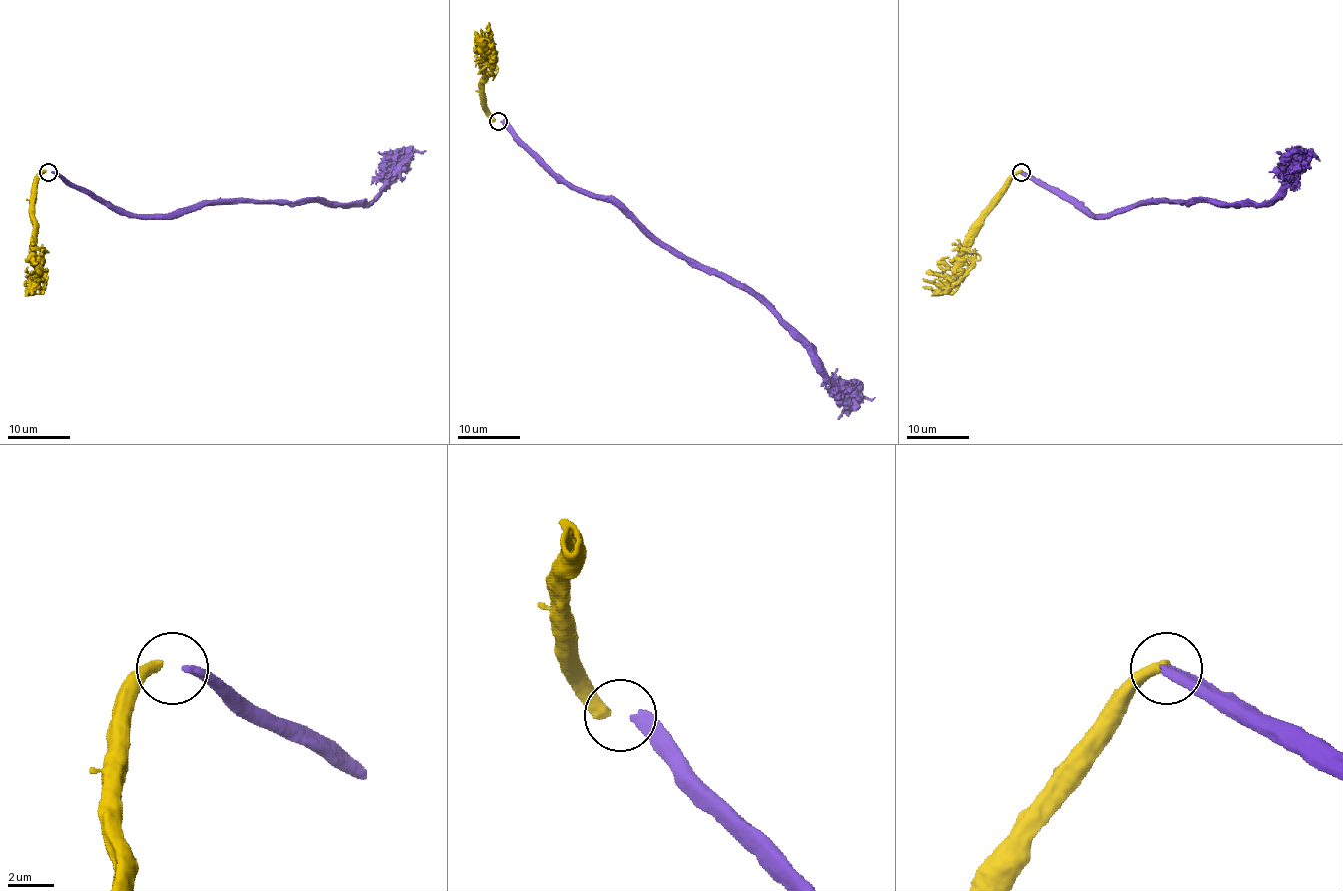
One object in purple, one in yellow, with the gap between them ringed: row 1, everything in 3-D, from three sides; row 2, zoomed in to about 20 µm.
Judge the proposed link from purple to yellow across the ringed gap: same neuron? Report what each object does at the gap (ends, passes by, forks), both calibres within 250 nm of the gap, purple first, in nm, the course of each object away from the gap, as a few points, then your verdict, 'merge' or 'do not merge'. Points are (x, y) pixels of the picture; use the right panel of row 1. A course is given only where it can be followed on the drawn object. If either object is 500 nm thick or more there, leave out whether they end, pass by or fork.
purple ends there; yellow ends there; 420 nm thick on the purple side, 480 nm on the other; purple runs (1021, 172), (1089, 214), (1117, 214), (1145, 203), (1267, 203), (1298, 150); yellow runs (1021, 172), (1010, 179), (1000, 201), (984, 219), (973, 244), (956, 269), (937, 283), (923, 287); merge

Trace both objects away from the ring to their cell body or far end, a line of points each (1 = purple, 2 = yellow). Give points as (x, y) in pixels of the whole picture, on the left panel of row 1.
1: (51, 172), (91, 192), (105, 204), (130, 214), (185, 214), (216, 203), (369, 203), (413, 153), (426, 150)
2: (46, 172), (37, 179), (33, 201), (33, 269), (40, 287)

